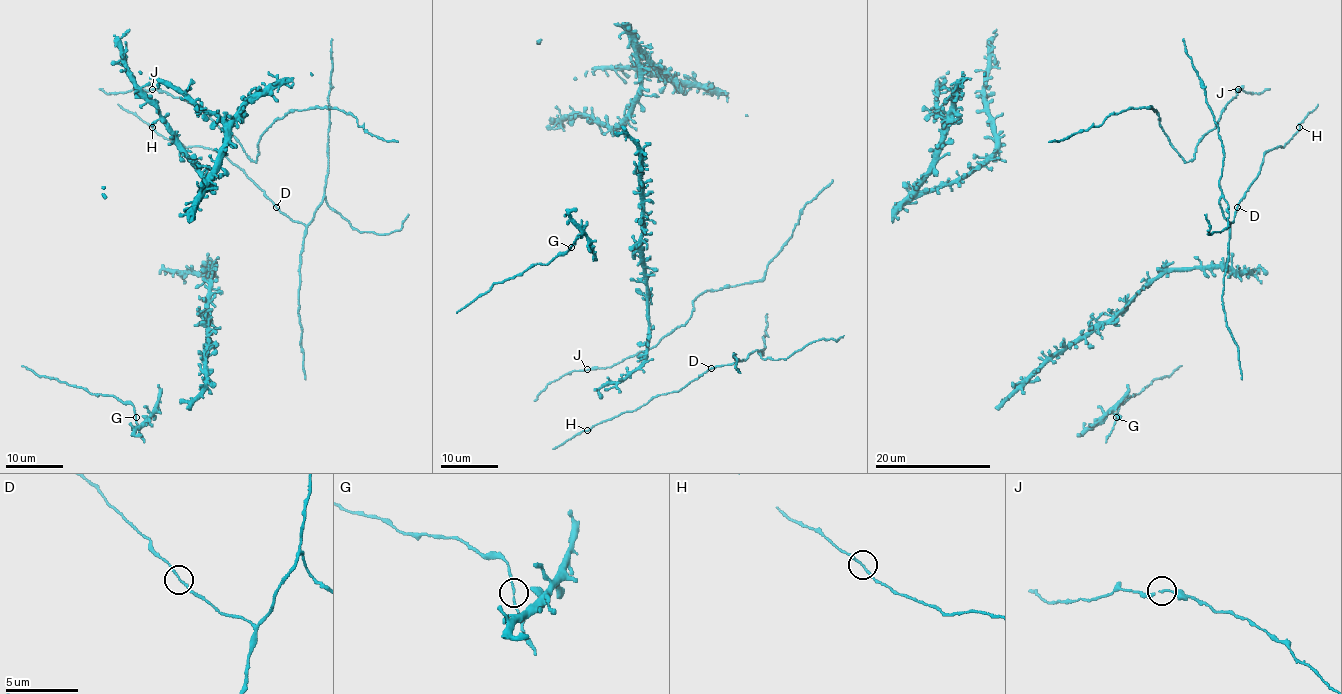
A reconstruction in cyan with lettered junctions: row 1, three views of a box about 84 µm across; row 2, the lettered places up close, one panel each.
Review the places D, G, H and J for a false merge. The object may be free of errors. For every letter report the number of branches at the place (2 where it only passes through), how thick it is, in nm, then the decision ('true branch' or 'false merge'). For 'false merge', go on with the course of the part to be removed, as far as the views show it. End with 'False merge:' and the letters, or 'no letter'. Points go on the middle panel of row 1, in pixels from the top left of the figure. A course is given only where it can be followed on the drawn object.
D: 2 | 130 nm | true branch
G: 2 | 130 nm | true branch
H: 2 | 140 nm | true branch
J: 2 | 140 nm | true branch
False merge: no letter

